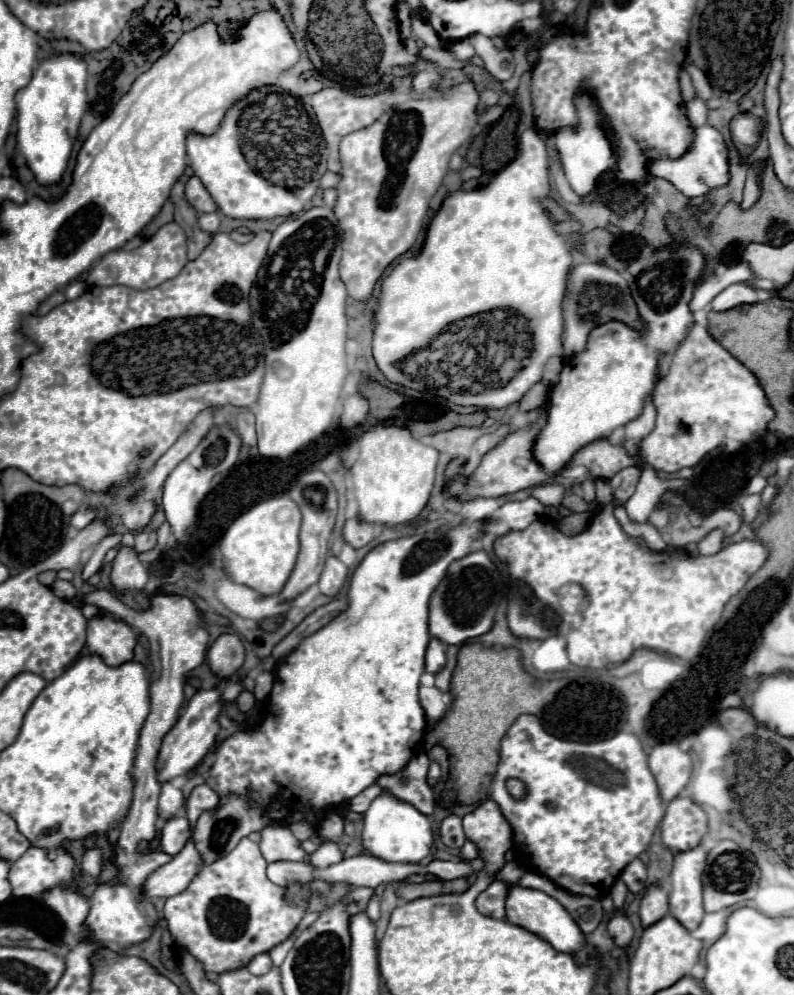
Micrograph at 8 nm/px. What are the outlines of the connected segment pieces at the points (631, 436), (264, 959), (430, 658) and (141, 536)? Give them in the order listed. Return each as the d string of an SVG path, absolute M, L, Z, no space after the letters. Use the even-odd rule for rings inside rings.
M648 395L640 417L628 421L624 429L624 445L626 449L630 449L630 453L634 453L634 441L640 441L642 437L646 437L646 433L654 429L654 423L656 423L656 409L652 403L652 395Z
M262 953L262 955L258 955L258 957L254 957L254 961L250 961L248 965L246 965L246 969L250 971L250 973L254 973L254 975L264 975L264 973L268 973L268 969L270 969L270 955L268 953Z
M430 639L428 649L426 649L426 671L438 673L446 665L446 645L438 639Z
M142 531L136 535L136 543L134 543L134 549L138 553L146 553L146 551L152 551L156 545L156 531Z

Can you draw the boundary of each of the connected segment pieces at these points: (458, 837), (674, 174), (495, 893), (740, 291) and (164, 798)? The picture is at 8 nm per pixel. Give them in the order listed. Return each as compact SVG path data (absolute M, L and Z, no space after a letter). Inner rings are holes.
M450 815L442 821L440 833L442 833L444 839L452 839L452 845L458 845L458 847L462 847L464 841L466 841L464 829L462 829L462 819L456 817L456 815Z
M712 125L698 127L688 153L684 153L678 161L670 161L670 159L652 161L650 163L650 173L654 177L662 177L662 179L670 181L686 197L706 195L712 189L728 185L728 181L730 181L730 163L728 163L728 147L724 143L722 133L718 129L714 129Z
M494 881L486 891L482 891L476 899L476 909L482 915L494 917L494 919L506 919L506 897L512 883L508 881Z
M734 283L730 287L726 287L722 293L718 293L712 301L712 309L714 311L726 311L744 303L758 303L758 301L766 301L770 299L772 293L762 291L762 289L754 289L746 283Z
M170 781L162 783L162 793L160 793L160 801L158 801L158 817L162 821L174 817L182 807L186 805L186 799L182 795L180 789L176 789Z

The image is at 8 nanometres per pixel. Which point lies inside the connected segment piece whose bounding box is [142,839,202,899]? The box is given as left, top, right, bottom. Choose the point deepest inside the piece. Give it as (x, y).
(170, 879)

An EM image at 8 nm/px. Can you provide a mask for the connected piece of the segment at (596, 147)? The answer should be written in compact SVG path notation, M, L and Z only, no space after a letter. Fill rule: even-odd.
M578 95L576 105L580 105L580 125L576 129L560 129L556 133L556 147L560 147L560 159L562 167L566 171L566 179L574 191L590 193L596 189L598 175L610 171L614 167L614 153L610 147L610 141L604 135L604 129L600 125L598 113L590 101L588 95Z

